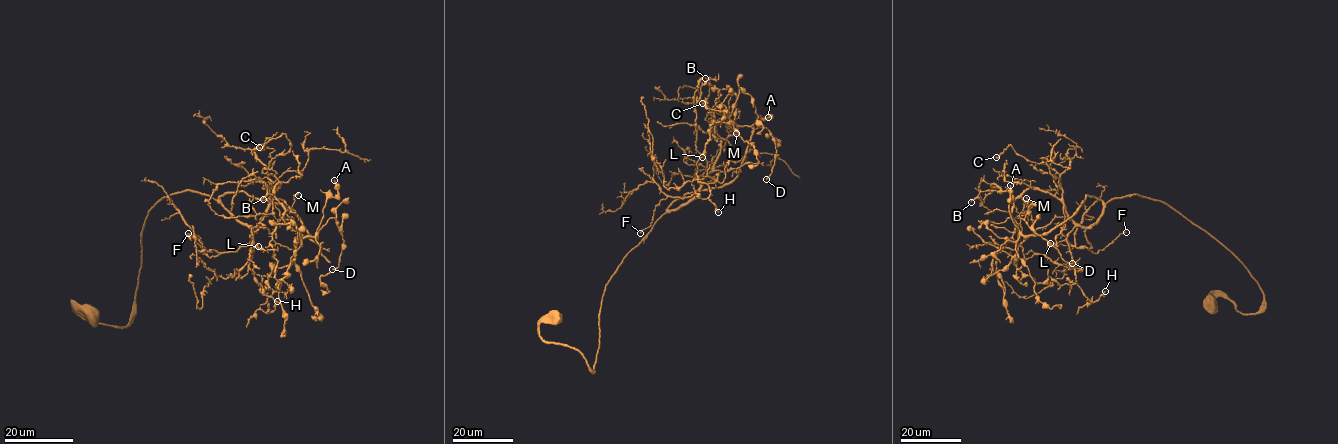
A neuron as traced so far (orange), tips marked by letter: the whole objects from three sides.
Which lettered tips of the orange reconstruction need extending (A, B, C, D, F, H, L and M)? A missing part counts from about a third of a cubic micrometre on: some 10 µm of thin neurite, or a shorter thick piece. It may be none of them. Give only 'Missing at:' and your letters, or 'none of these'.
Missing at: D, F, L

